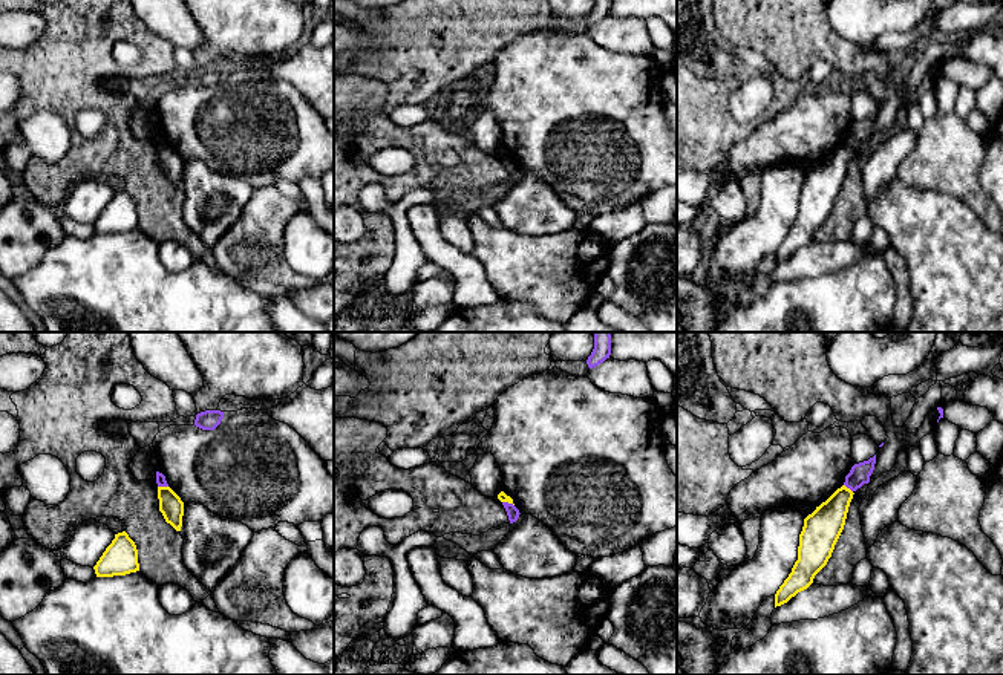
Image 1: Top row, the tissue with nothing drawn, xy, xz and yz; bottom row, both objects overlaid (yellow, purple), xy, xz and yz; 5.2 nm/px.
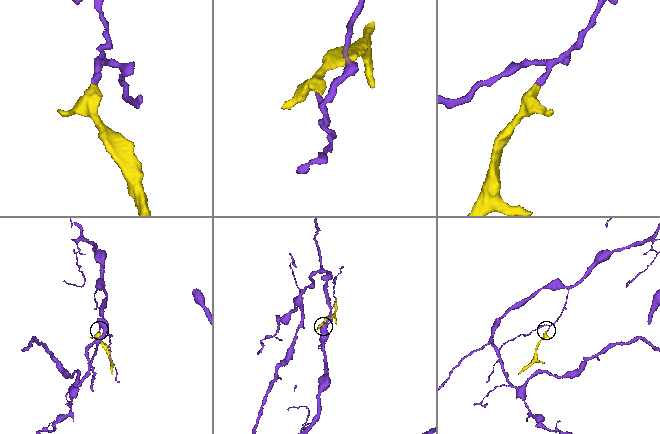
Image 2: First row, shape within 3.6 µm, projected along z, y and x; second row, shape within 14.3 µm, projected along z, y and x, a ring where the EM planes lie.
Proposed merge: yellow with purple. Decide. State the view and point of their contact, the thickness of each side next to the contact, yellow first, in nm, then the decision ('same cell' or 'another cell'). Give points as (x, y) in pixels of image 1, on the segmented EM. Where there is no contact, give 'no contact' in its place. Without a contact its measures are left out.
yz (849, 489) | 190/110 nm | another cell

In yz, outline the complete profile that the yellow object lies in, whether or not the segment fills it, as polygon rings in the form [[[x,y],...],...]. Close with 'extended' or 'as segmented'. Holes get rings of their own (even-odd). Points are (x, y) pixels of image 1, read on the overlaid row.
[[[842,485],[804,519],[799,534],[798,560],[775,594],[775,608],[807,589],[827,565],[844,530],[853,491]]] | as segmented

